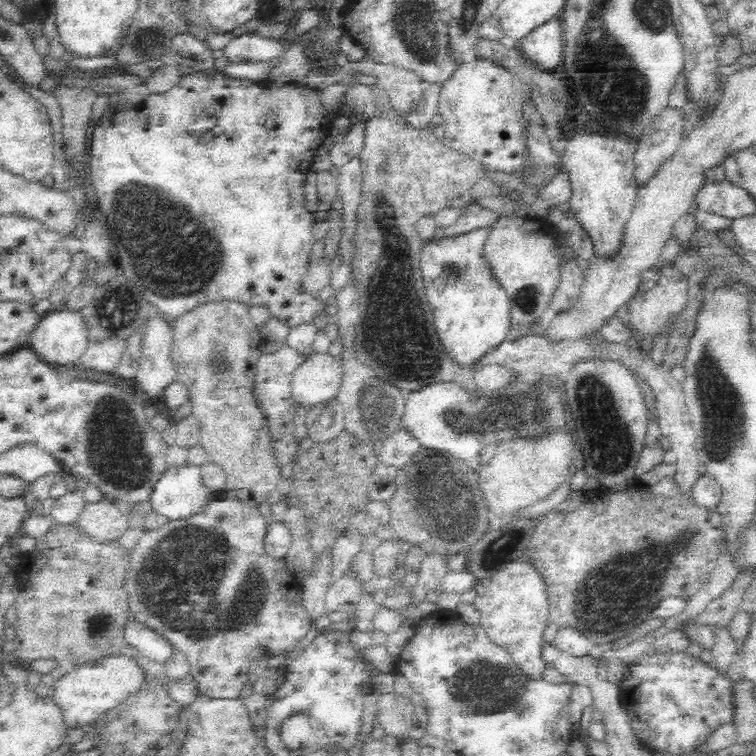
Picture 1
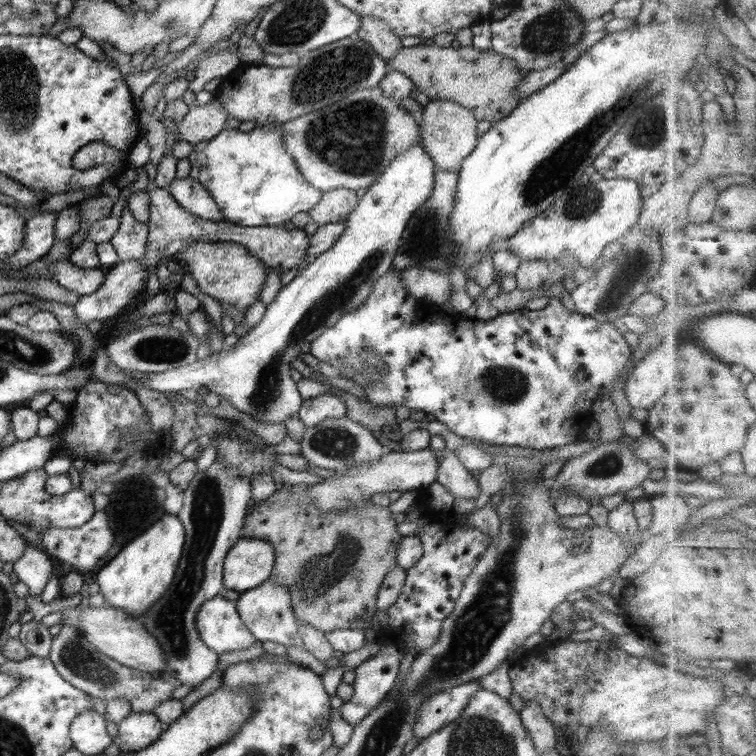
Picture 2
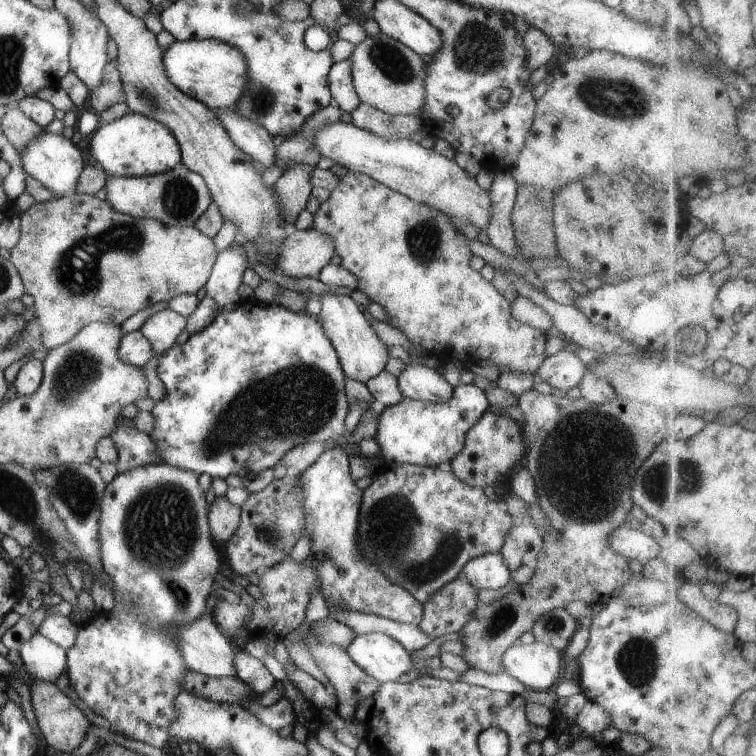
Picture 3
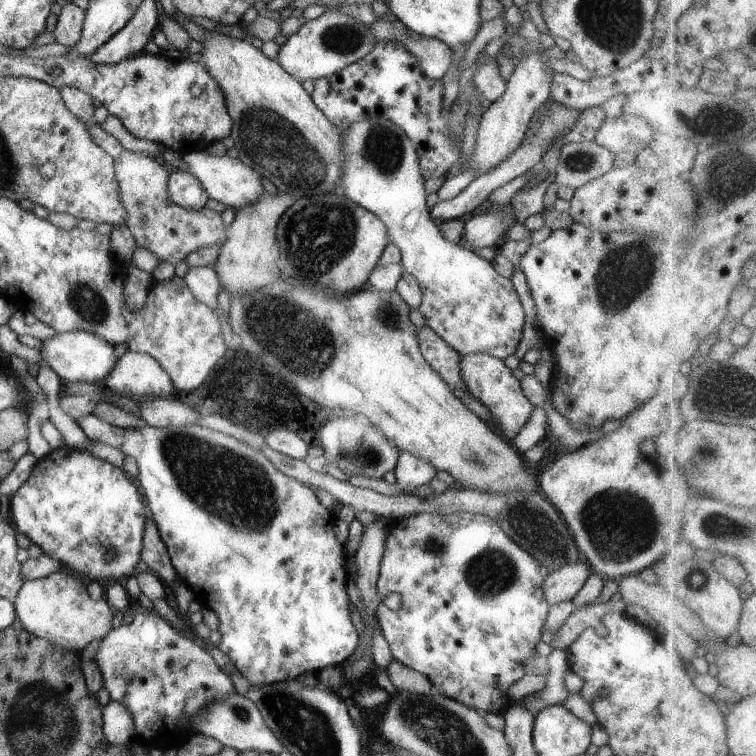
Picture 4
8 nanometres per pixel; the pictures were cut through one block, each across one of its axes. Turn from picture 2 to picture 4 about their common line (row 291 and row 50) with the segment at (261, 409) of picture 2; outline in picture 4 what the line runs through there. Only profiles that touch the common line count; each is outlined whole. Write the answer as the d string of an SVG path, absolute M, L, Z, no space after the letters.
M330 9L316 20L307 20L296 34L290 36L286 43L280 46L276 61L288 72L288 75L298 81L314 82L337 74L346 66L365 58L377 42L370 24L364 24L352 16L342 14L339 9Z

